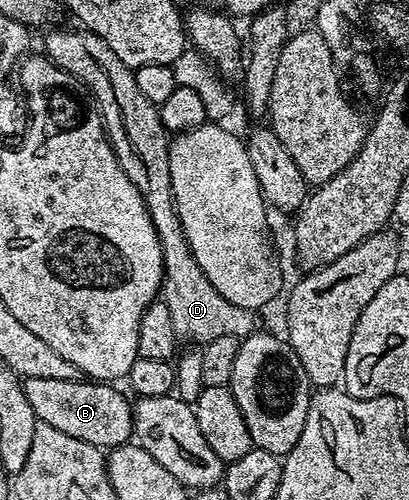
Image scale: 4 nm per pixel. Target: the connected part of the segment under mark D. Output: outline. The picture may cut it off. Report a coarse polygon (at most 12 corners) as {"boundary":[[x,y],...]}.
{"boundary":[[52,30],[49,60],[91,92],[142,194],[177,337],[251,336],[257,313],[222,298],[176,209],[159,107],[102,38]]}

